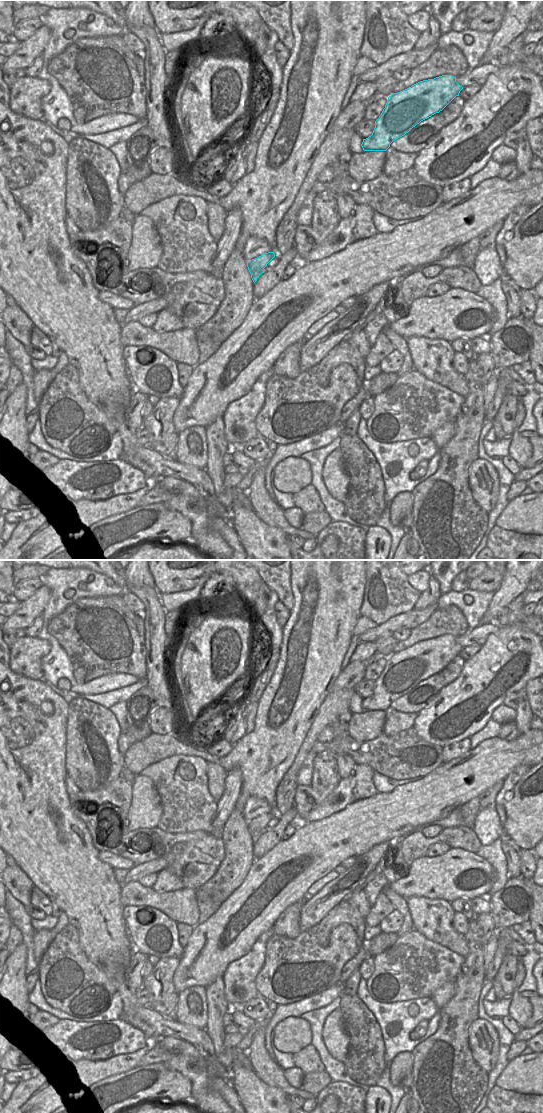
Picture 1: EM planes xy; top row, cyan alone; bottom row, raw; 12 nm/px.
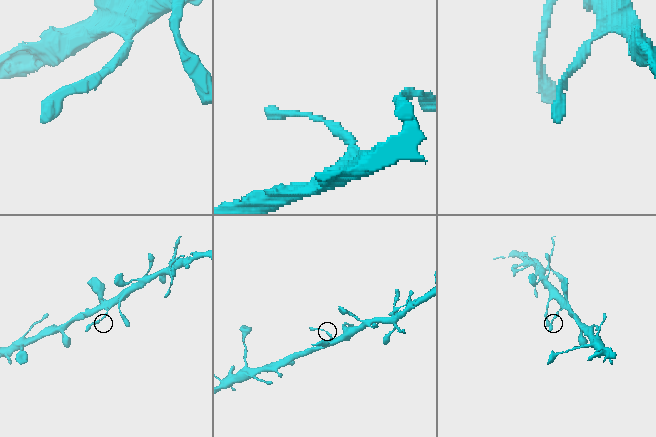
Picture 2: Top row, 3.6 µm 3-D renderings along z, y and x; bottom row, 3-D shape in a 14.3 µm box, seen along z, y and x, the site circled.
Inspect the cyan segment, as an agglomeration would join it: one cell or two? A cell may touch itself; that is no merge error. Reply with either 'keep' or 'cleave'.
keep

